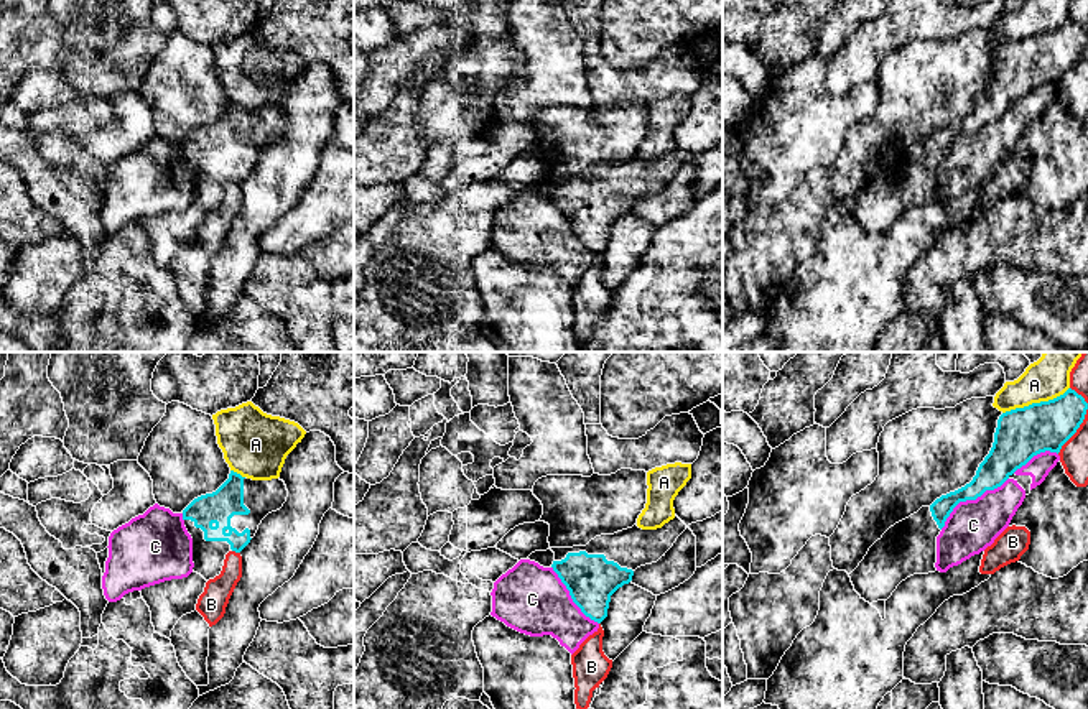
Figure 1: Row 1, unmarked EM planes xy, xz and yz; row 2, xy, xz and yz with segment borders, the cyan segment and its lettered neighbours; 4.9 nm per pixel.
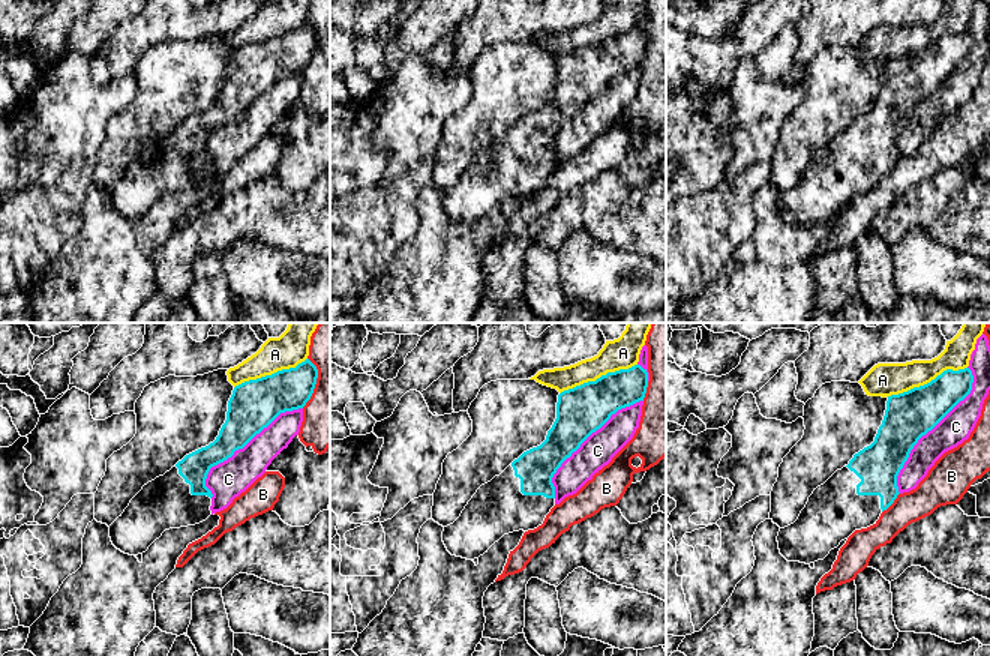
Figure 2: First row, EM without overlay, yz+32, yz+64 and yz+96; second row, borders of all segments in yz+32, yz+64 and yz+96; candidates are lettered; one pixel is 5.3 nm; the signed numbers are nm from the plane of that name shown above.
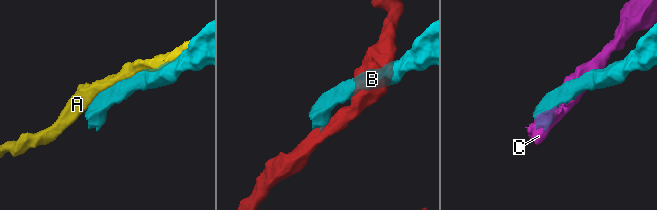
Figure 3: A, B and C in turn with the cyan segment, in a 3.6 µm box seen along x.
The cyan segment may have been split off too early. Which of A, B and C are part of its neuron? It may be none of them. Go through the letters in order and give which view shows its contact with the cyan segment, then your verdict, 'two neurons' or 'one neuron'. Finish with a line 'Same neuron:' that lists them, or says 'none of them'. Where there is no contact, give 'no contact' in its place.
A: yz | two neurons
B: yz | two neurons
C: yz | two neurons
Same neuron: none of them

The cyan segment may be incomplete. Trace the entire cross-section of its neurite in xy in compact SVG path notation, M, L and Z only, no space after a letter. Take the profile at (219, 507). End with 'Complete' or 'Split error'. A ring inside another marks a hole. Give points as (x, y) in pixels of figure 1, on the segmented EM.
M230 470L229 479L212 494L194 498L184 510L183 520L193 538L193 571L206 581L221 574L226 554L240 553L255 536L262 520L283 507L288 490L283 480L252 480Z. Split error

